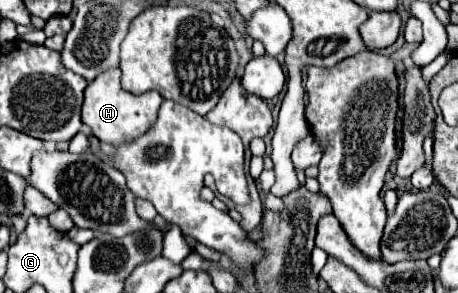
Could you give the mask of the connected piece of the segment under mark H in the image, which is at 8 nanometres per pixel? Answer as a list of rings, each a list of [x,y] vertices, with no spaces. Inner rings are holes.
[[[110,69],[98,75],[84,91],[82,105],[82,123],[90,127],[92,135],[102,143],[124,145],[140,135],[144,135],[156,121],[158,109],[162,103],[162,95],[158,91],[146,91],[144,95],[132,95],[120,87],[120,69]]]

